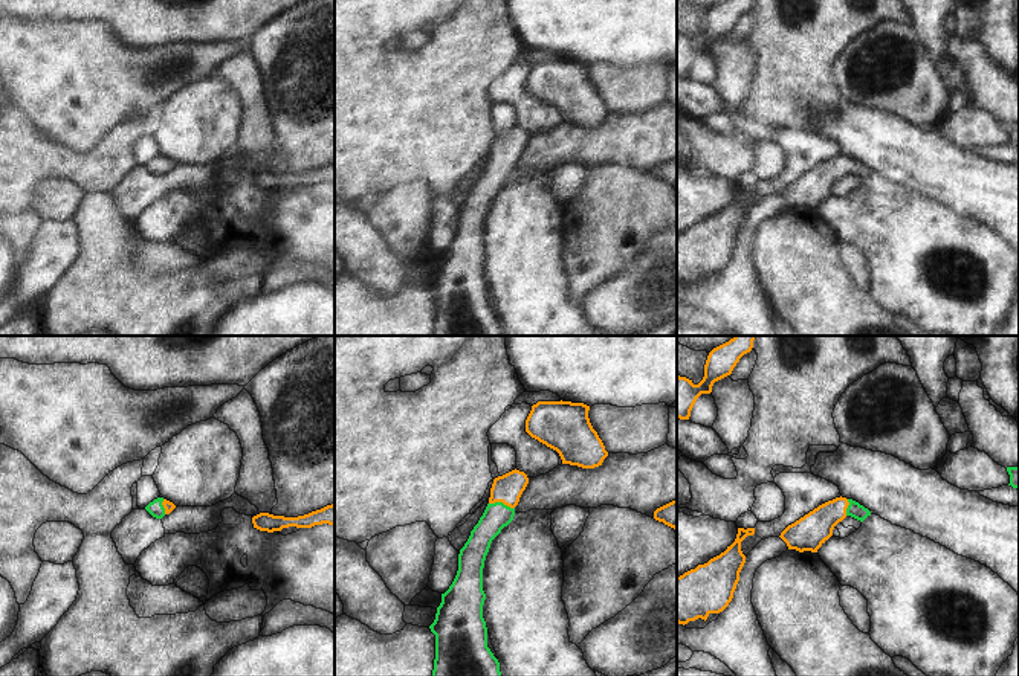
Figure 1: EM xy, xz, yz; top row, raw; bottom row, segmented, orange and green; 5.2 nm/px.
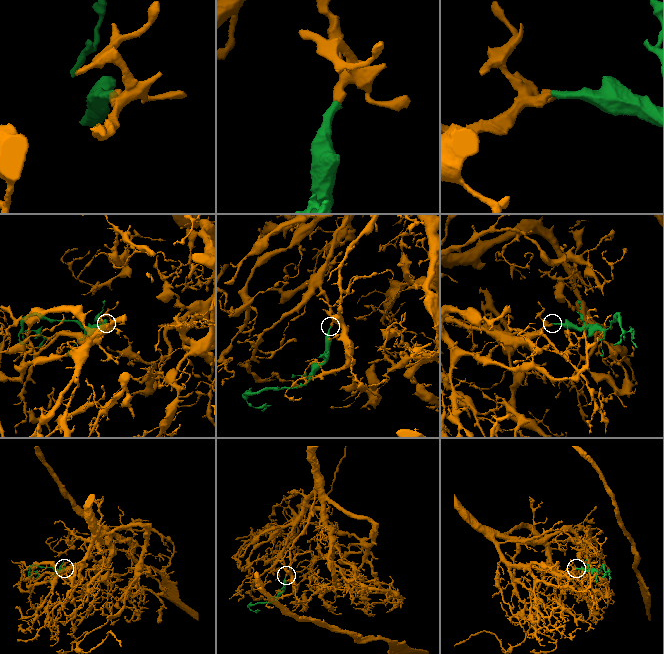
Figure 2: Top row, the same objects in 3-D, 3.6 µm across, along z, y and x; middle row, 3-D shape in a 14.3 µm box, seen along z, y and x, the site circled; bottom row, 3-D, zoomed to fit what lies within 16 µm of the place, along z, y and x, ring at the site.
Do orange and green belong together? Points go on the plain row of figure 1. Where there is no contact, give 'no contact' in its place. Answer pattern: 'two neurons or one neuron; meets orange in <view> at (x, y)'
one neuron; meets orange in xz at (501, 159)

